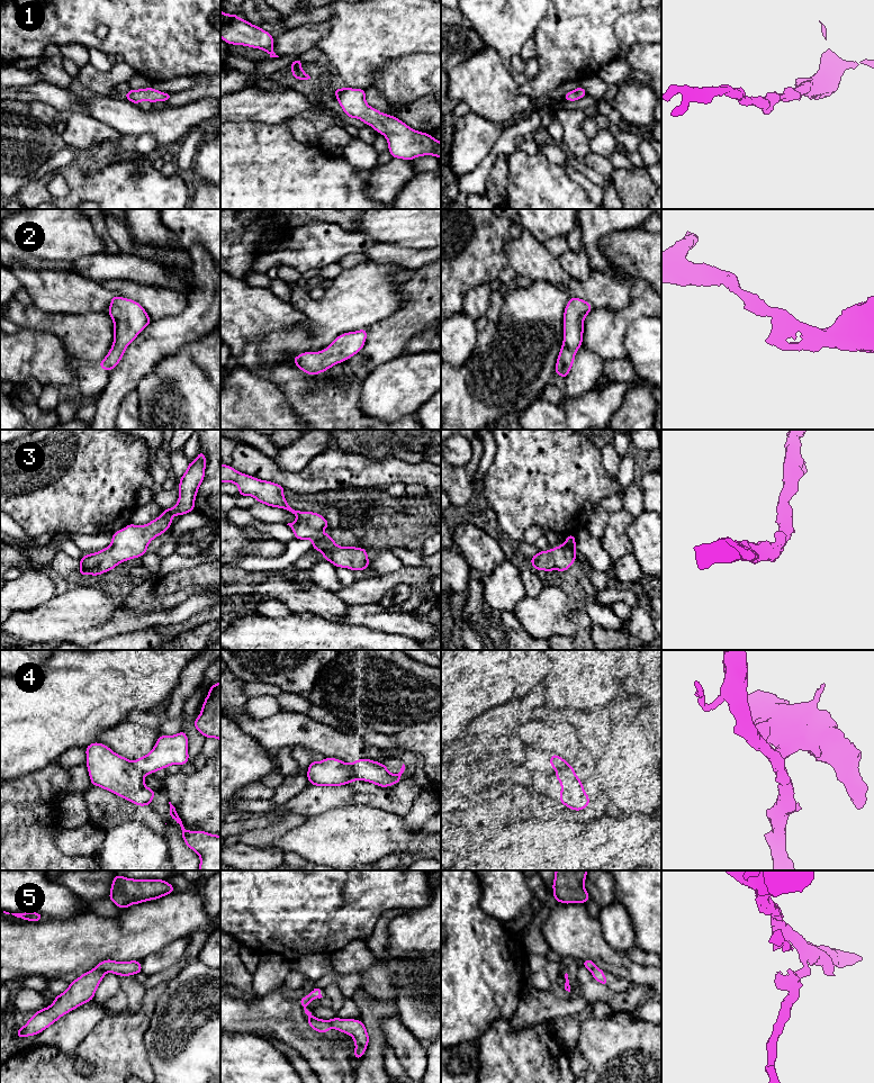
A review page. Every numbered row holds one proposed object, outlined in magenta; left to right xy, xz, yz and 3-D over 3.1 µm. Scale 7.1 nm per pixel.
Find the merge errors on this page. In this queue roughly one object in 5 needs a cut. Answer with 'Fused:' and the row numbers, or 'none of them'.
Fused: 4, 5

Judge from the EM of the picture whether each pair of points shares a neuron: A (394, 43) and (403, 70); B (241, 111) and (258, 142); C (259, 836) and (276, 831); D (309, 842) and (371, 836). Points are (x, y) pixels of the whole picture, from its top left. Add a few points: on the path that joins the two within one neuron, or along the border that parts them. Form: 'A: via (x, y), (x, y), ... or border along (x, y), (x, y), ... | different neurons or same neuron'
A: border along (425, 53), (406, 54), (384, 66), (378, 74) | different neurons
B: border along (232, 119), (254, 119), (272, 124) | different neurons
C: via (263, 836), (271, 836) | same neuron
D: via (325, 839), (356, 836) | same neuron

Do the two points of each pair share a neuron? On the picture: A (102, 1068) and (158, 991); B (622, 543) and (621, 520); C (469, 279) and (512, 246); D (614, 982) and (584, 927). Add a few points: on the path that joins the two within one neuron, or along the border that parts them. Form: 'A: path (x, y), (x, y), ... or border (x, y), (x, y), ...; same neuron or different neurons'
A: path (116, 1049), (116, 1044), (143, 1017), (146, 1010); same neuron
B: path (620, 538), (620, 525); same neuron
C: border (511, 238), (504, 247), (507, 264); different neurons
D: border (612, 974), (625, 978), (632, 984); different neurons

